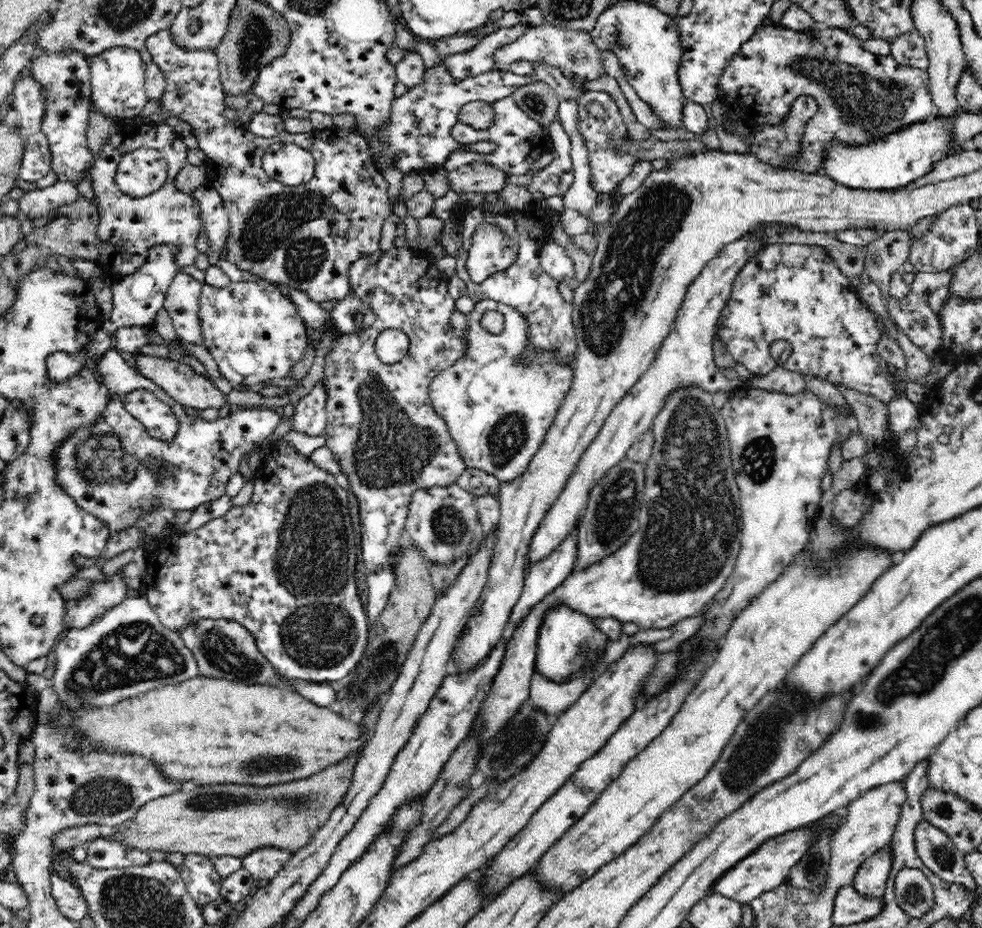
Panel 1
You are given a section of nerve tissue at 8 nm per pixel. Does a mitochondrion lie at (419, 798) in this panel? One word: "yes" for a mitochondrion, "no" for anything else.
no

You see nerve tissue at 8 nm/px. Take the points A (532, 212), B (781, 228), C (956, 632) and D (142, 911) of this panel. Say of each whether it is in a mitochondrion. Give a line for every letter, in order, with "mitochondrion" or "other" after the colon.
A: other
B: other
C: mitochondrion
D: mitochondrion

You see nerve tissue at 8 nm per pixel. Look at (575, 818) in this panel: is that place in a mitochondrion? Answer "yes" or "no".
no

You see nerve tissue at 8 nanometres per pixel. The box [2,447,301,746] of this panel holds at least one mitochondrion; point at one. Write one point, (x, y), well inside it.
(135, 652)

